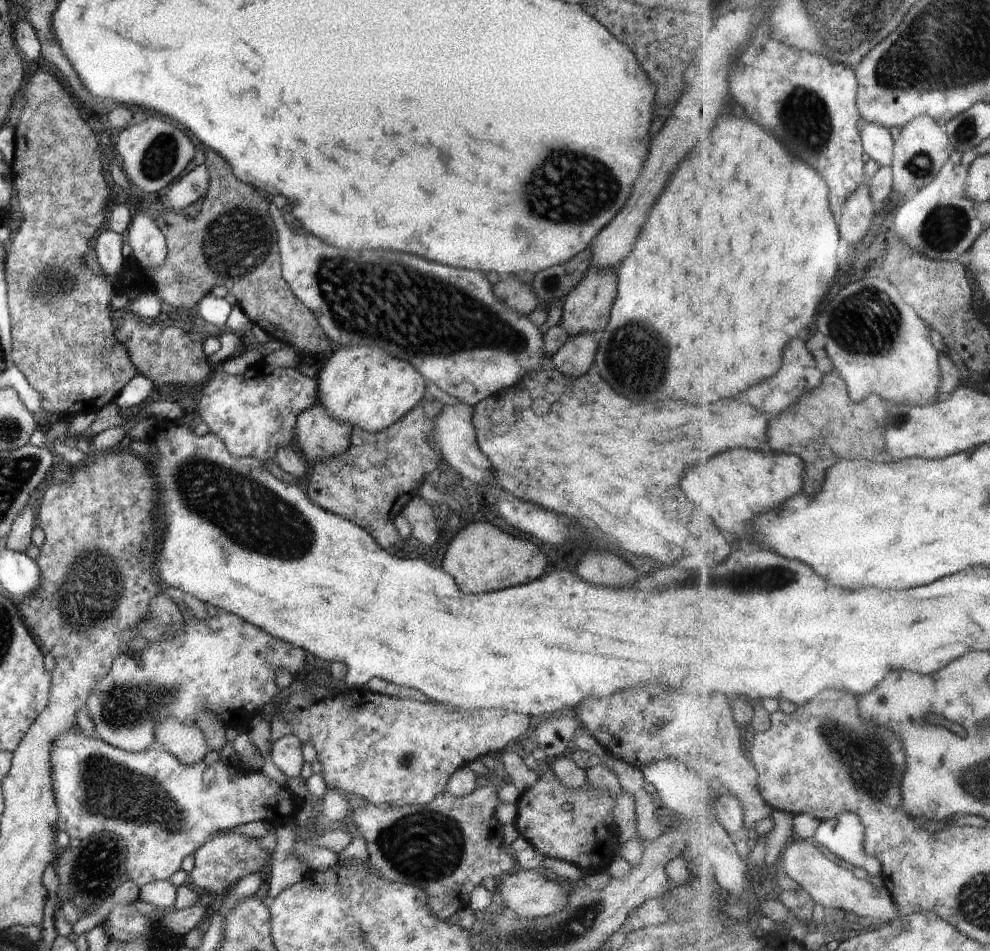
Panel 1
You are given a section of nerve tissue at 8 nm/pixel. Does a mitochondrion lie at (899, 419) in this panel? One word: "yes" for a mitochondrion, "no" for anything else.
yes

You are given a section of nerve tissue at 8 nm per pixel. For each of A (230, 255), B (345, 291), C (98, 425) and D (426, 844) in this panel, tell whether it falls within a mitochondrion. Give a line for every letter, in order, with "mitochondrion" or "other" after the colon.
A: mitochondrion
B: mitochondrion
C: other
D: mitochondrion

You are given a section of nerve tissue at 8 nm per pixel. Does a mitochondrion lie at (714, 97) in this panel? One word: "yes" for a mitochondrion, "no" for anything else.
no

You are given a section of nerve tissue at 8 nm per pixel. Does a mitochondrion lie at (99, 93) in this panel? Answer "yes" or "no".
no

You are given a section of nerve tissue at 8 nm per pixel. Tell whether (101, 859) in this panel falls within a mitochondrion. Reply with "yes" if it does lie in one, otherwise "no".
yes

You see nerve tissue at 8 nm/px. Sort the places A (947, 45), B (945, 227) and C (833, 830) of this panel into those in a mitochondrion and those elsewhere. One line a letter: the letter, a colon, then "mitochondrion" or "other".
A: mitochondrion
B: mitochondrion
C: other

